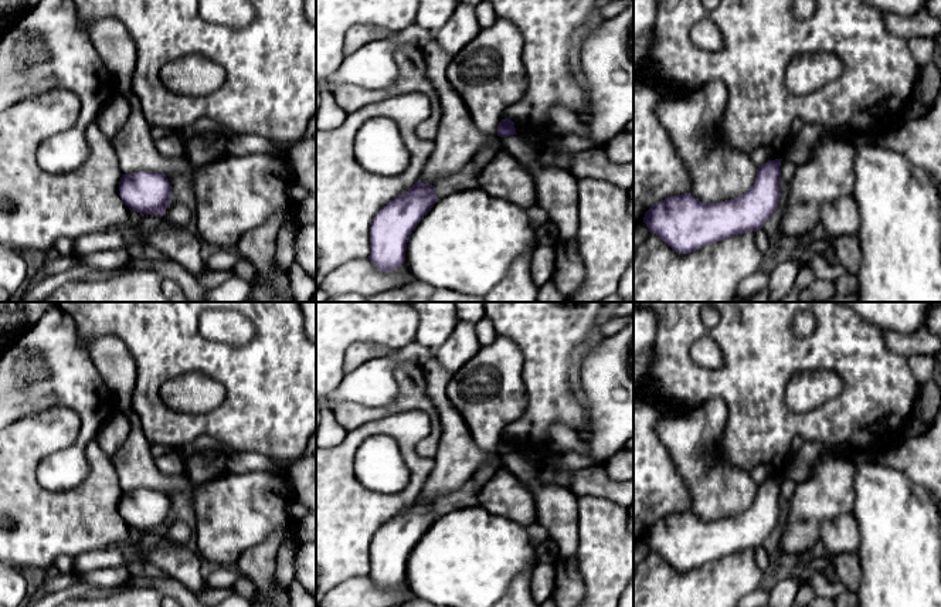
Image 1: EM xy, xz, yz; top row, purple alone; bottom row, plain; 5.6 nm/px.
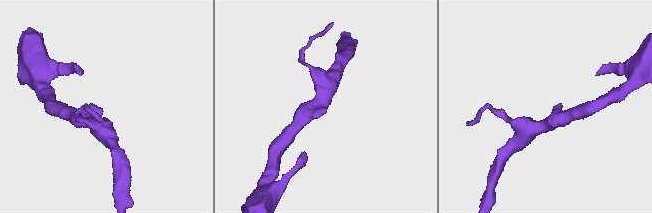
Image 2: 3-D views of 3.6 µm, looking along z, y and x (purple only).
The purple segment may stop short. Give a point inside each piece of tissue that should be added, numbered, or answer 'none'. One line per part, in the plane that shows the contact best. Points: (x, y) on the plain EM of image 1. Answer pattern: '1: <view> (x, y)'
none

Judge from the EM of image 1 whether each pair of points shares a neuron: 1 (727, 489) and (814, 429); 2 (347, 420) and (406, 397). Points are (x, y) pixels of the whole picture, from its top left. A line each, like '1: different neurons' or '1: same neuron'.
1: different neurons
2: same neuron

